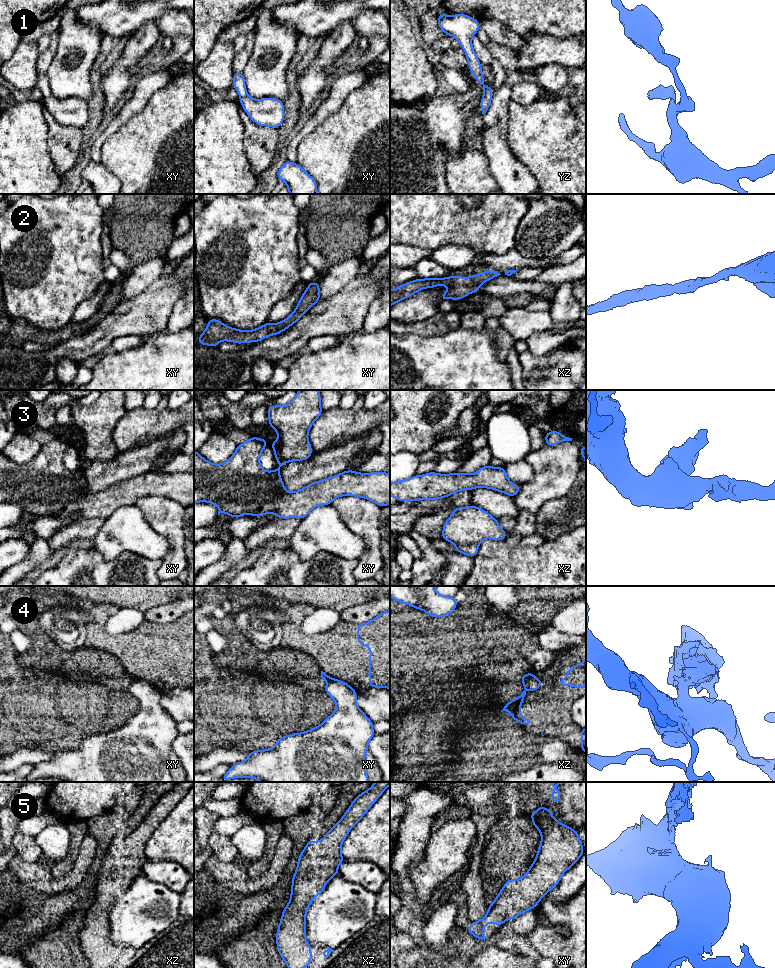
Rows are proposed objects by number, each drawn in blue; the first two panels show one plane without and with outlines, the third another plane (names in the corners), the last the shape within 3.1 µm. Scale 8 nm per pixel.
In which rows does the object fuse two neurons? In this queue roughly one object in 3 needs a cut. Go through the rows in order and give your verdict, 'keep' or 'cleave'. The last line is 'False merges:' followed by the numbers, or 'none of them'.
1: keep
2: keep
3: keep
4: cleave
5: keep
False merges: 4

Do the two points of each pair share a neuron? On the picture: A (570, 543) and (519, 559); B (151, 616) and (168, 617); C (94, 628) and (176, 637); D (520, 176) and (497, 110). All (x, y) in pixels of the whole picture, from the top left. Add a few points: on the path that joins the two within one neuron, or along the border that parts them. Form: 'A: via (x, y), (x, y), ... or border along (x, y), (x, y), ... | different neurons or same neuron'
A: via (557, 551), (548, 551), (540, 559), (532, 559) | same neuron
B: via (155, 616), (157, 618), (164, 617) | same neuron
C: via (114, 642), (143, 642), (147, 639), (156, 639) | same neuron
D: via (506, 160), (496, 149), (496, 126) | same neuron

